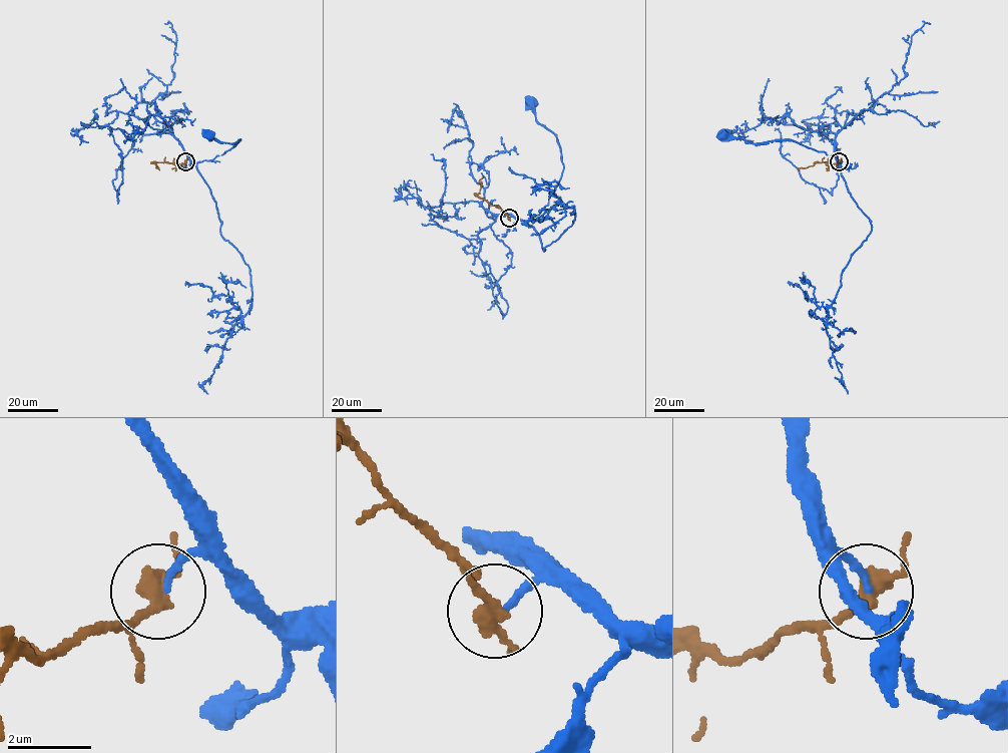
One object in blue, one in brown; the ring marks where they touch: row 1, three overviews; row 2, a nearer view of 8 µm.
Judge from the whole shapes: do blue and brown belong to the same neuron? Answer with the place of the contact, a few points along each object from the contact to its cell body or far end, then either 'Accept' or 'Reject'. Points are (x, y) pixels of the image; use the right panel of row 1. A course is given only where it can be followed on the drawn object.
Place: (839, 161). Course of blue: (839, 161), (789, 140), (757, 143), (721, 133). Course of brown: (839, 161), (830, 165), (819, 162), (798, 169). Accept

